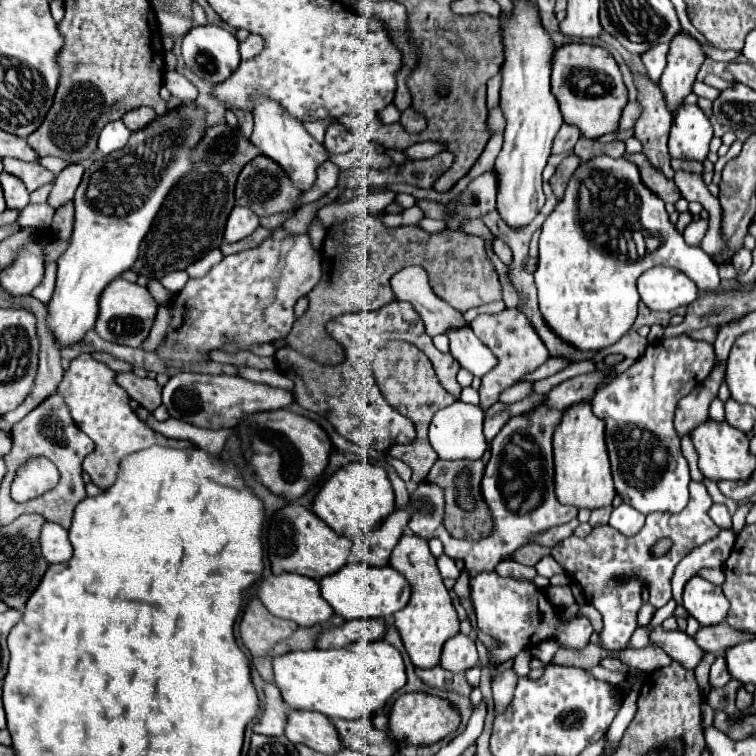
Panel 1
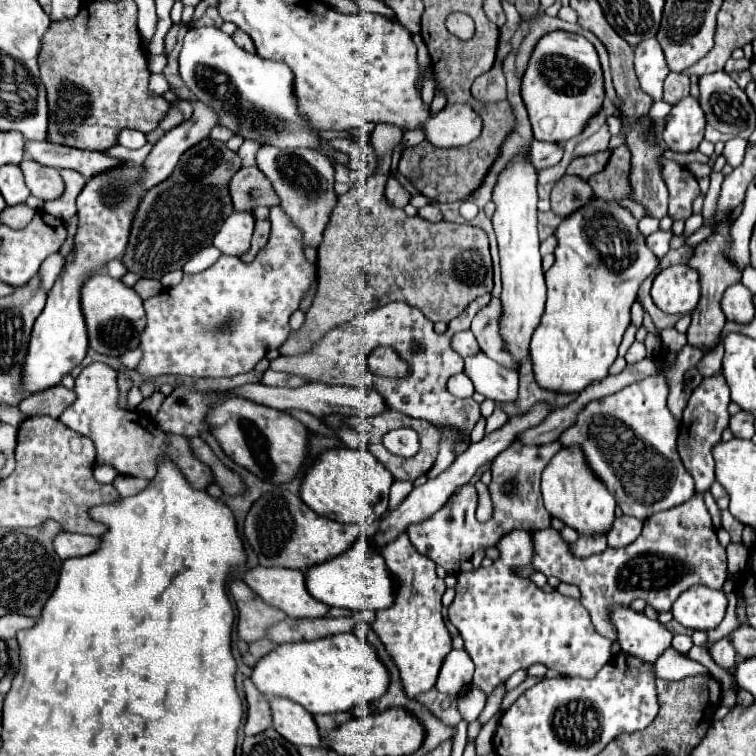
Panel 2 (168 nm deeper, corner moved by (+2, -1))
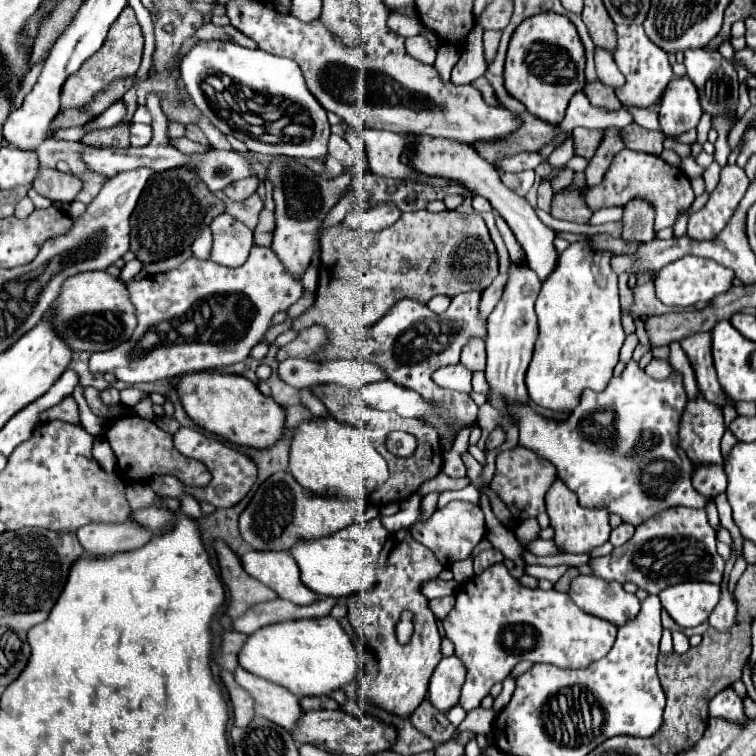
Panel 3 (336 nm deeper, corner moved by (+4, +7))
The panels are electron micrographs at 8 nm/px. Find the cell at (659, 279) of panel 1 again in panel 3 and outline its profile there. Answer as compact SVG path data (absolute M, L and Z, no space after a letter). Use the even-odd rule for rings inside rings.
M682 257L678 261L672 261L664 265L656 277L654 277L654 287L656 287L656 297L664 305L674 305L674 307L692 307L694 303L706 303L712 297L724 293L730 289L734 279L734 273L726 267L720 267L716 261L710 259L700 259L700 257Z

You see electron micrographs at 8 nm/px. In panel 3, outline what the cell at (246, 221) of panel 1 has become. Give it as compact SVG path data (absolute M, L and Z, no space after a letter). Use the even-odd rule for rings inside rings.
M222 213L210 225L214 235L212 261L222 263L226 267L240 267L252 249L252 231L238 221L236 217Z

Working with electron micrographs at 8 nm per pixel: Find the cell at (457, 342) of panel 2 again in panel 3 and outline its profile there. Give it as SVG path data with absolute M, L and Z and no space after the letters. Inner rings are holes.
M472 337L462 349L462 365L470 371L480 371L486 367L486 345L482 337Z

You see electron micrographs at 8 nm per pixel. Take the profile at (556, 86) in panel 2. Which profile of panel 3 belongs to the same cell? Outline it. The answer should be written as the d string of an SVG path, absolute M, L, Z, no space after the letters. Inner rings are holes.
M556 13L534 15L532 19L526 19L524 23L520 23L520 27L512 35L508 55L506 55L506 89L510 91L510 95L522 101L532 115L536 115L546 123L556 125L564 119L566 107L574 97L574 93L582 91L586 85L584 67L586 67L586 53L574 23L564 15L556 15Z

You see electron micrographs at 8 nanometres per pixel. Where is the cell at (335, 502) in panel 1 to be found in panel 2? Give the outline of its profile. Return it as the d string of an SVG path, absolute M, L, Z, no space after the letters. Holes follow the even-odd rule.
M334 447L322 451L306 471L300 485L300 499L318 515L340 523L356 523L362 529L368 529L388 511L392 481L392 473L368 449Z

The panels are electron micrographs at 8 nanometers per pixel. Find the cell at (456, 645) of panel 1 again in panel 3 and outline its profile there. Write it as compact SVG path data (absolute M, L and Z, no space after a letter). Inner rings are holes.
M456 655L444 657L432 673L428 699L434 703L434 707L448 711L458 703L464 681L466 681L466 667L462 659Z

